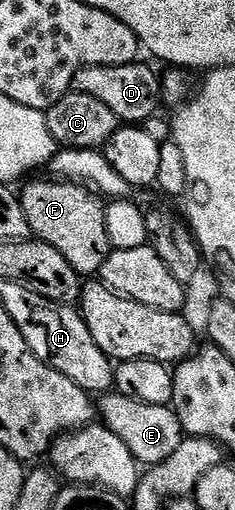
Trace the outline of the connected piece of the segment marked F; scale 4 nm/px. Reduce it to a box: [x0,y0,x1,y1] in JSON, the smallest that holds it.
[18,178,113,277]

